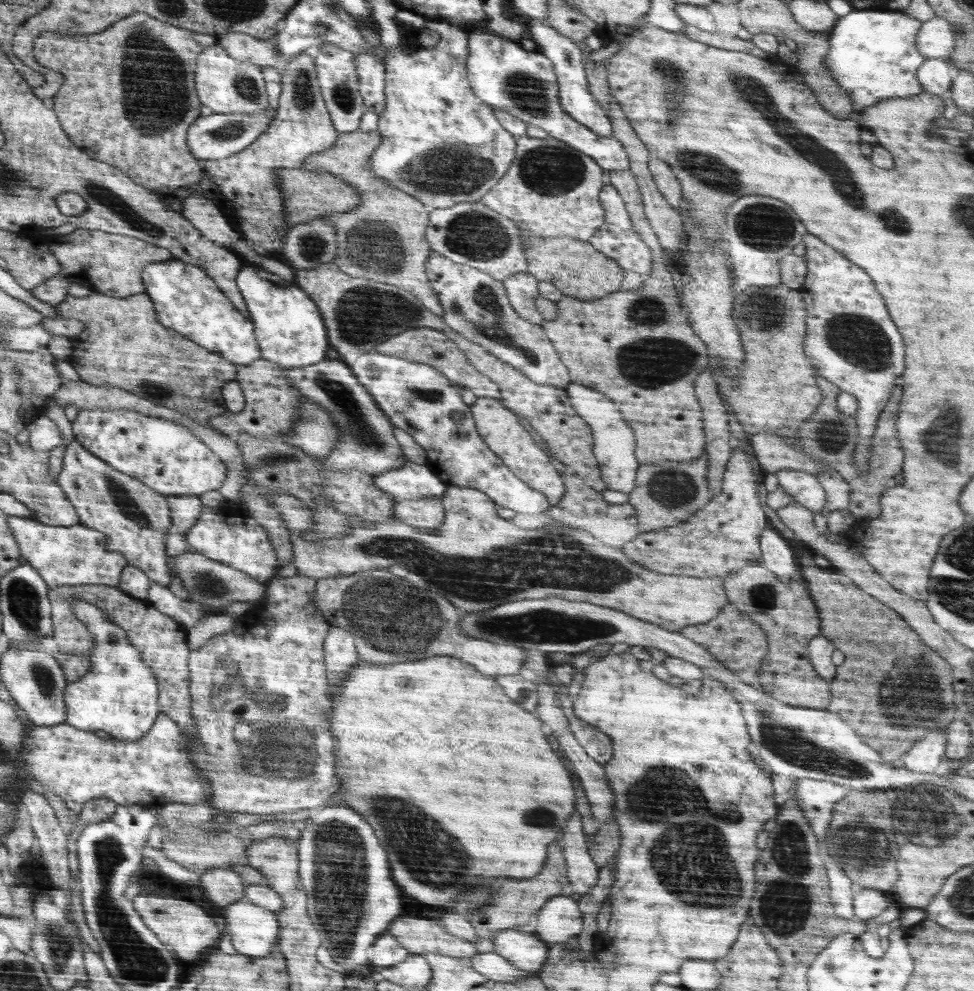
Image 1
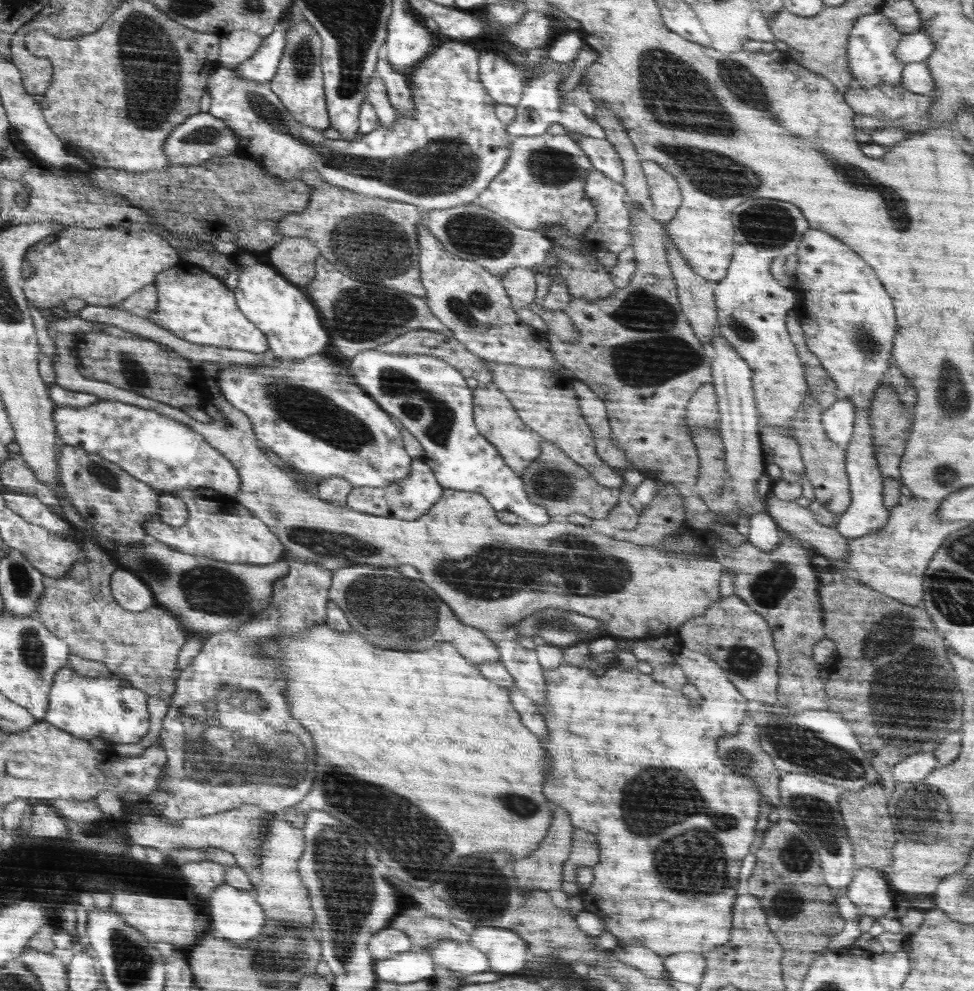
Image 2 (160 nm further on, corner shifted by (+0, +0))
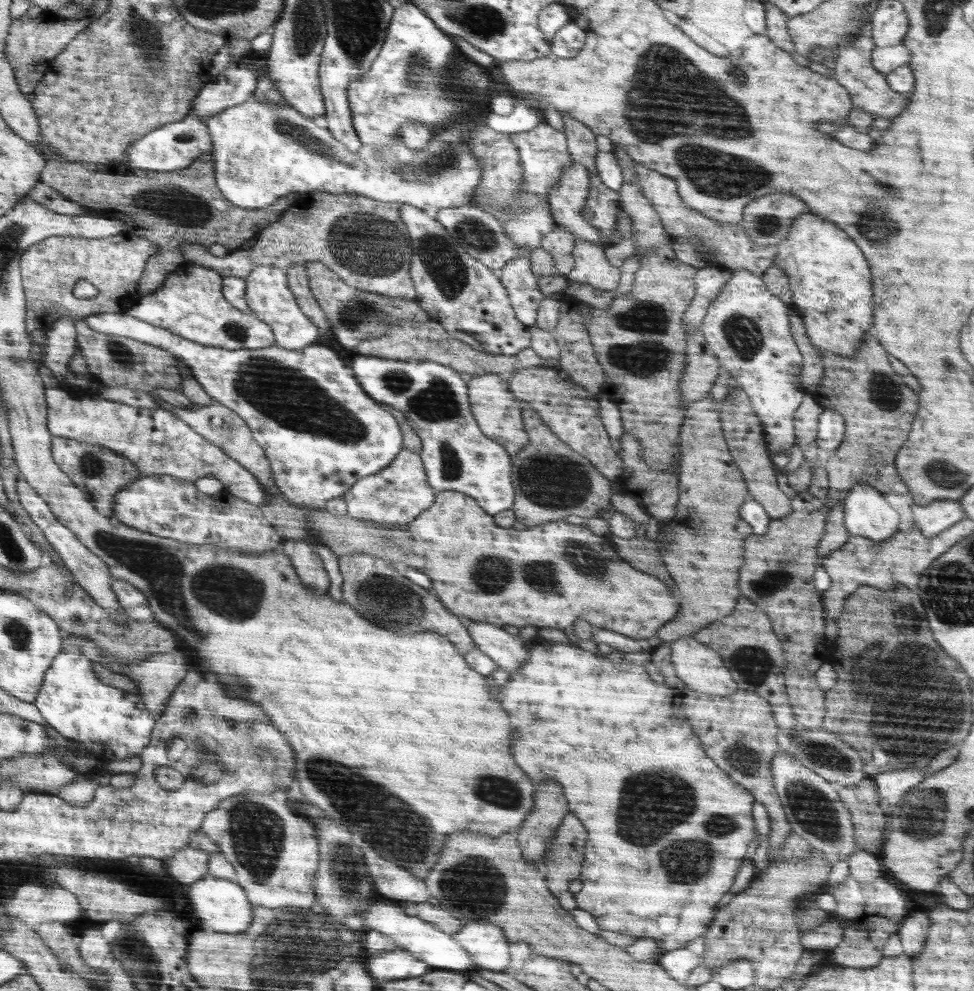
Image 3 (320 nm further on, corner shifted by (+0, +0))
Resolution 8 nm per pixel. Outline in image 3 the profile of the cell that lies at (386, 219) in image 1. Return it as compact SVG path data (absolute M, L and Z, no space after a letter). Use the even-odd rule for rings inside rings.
M324 191L301 193L296 204L290 206L282 216L272 225L268 225L260 233L260 238L251 247L244 250L228 252L218 257L208 251L208 247L201 244L185 242L183 258L186 261L200 264L209 269L219 271L224 277L246 278L254 269L263 266L290 268L292 265L306 262L322 262L330 267L344 282L350 283L356 289L374 292L390 298L406 298L415 300L416 291L410 278L409 268L413 249L409 239L408 229L400 220L400 203L386 203L368 197L354 194L332 194Z

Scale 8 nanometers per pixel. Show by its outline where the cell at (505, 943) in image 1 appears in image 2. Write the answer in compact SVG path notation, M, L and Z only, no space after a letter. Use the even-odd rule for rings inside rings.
M476 926L468 942L483 952L493 972L518 972L528 956L528 942L515 931L489 926Z

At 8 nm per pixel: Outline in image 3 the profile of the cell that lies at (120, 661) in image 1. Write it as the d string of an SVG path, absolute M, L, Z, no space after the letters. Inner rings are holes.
M64 649L57 654L48 670L45 670L38 696L33 702L48 724L71 741L76 740L90 750L95 756L106 760L124 760L140 756L150 744L154 726L158 722L145 707L142 698L119 687L108 686L100 680L93 669L92 661L75 649Z

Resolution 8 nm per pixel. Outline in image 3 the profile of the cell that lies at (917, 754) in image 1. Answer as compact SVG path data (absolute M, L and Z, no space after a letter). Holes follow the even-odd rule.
M928 768L891 771L881 773L872 779L875 782L879 798L886 798L896 805L904 793L908 793L924 780L922 775L926 770Z

